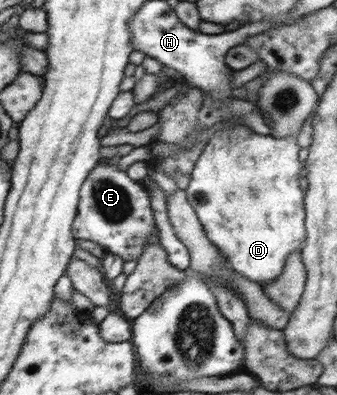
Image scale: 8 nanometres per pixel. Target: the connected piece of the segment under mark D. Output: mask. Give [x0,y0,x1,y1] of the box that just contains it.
[185,125,307,286]

